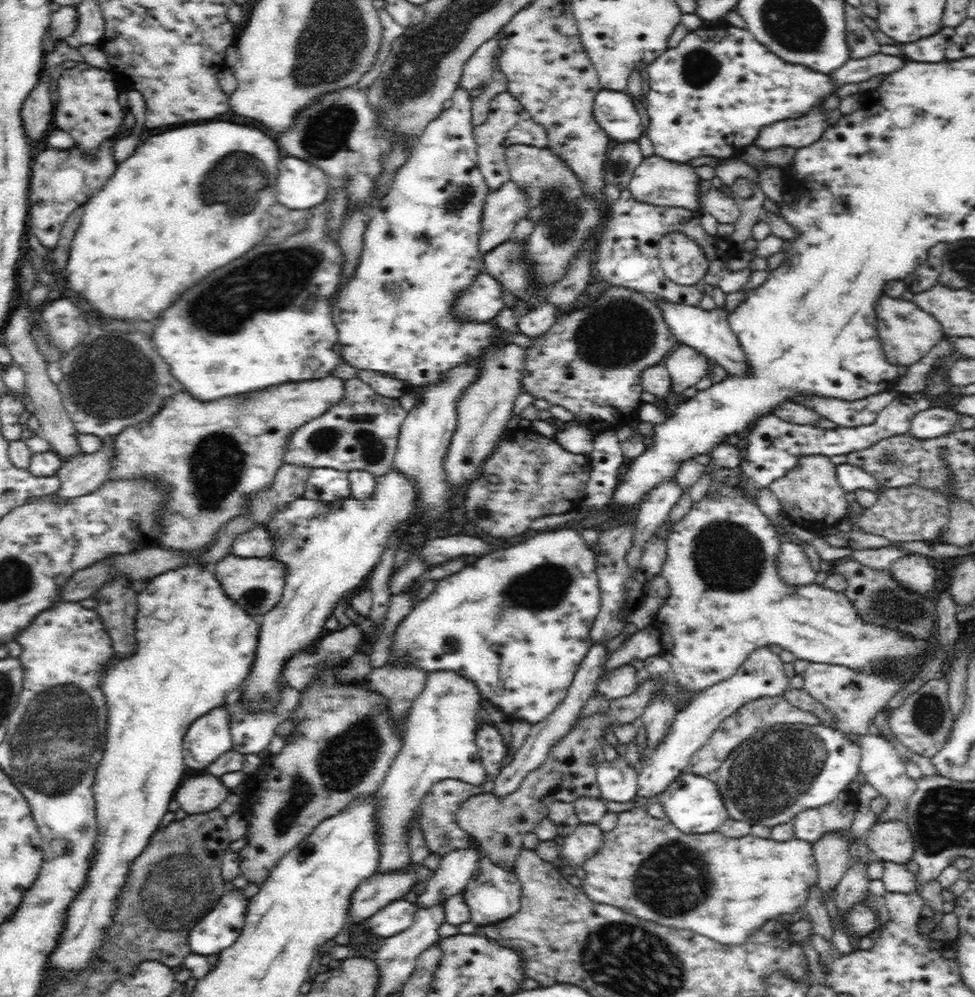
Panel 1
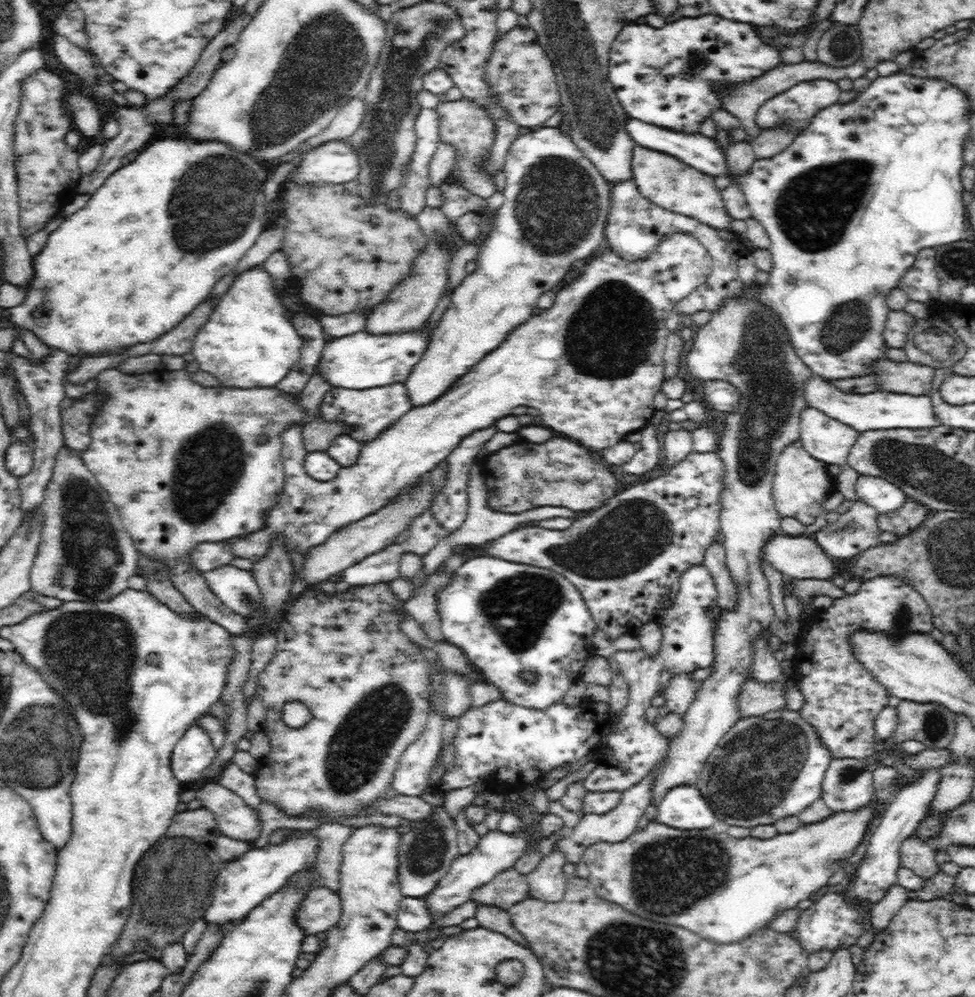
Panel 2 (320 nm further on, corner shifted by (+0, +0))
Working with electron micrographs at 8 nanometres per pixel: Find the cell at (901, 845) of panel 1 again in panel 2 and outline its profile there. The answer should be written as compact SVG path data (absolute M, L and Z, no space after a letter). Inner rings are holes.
M913 835L900 844L900 864L904 868L913 870L923 879L934 876L940 868L936 865L935 850L921 838Z

